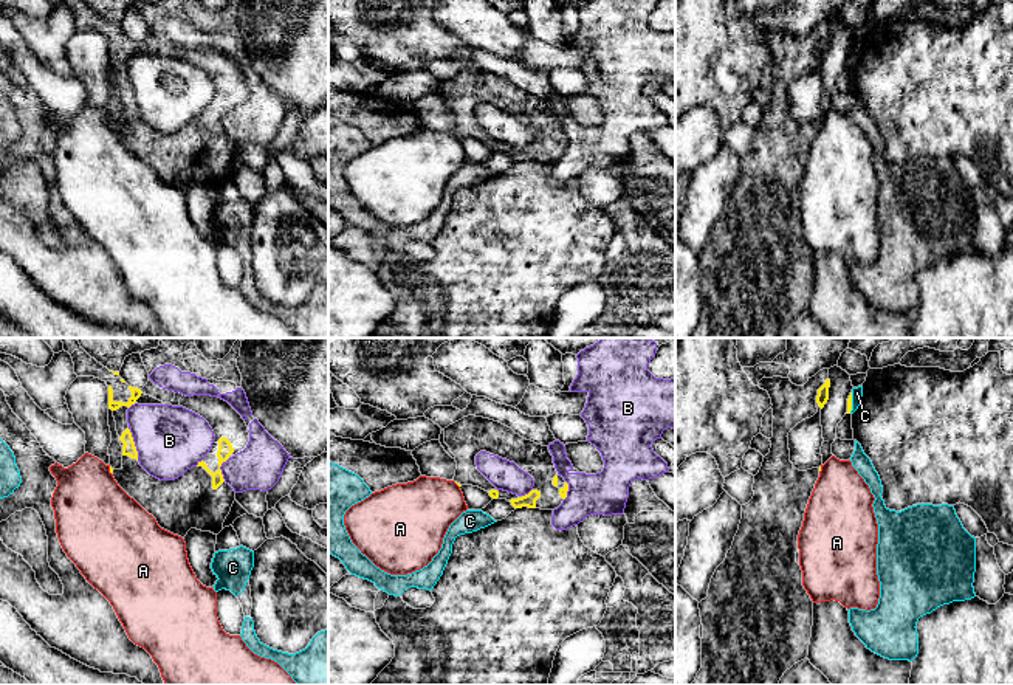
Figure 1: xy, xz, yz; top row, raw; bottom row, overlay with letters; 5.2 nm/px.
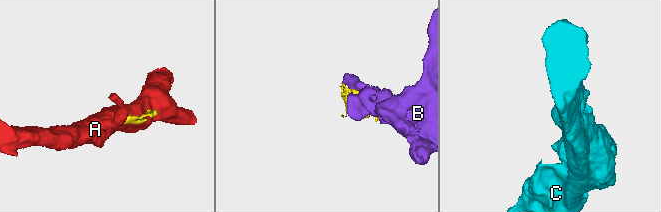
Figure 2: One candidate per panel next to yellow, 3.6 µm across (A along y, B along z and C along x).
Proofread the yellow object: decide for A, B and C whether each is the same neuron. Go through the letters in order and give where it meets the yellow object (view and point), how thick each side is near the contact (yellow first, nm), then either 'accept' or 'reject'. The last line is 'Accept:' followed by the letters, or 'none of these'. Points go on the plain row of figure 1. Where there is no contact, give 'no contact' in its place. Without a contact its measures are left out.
A: meets yellow in xy at (110, 123); 20 nm thick on the yellow side, 400 nm on the other; reject
B: meets yellow in xy at (133, 96); 70 nm thick on the yellow side, 360 nm on the other; reject
C: meets yellow in yz at (851, 56); 30 nm thick on the yellow side, 60 nm on the other; reject
Accept: none of these

